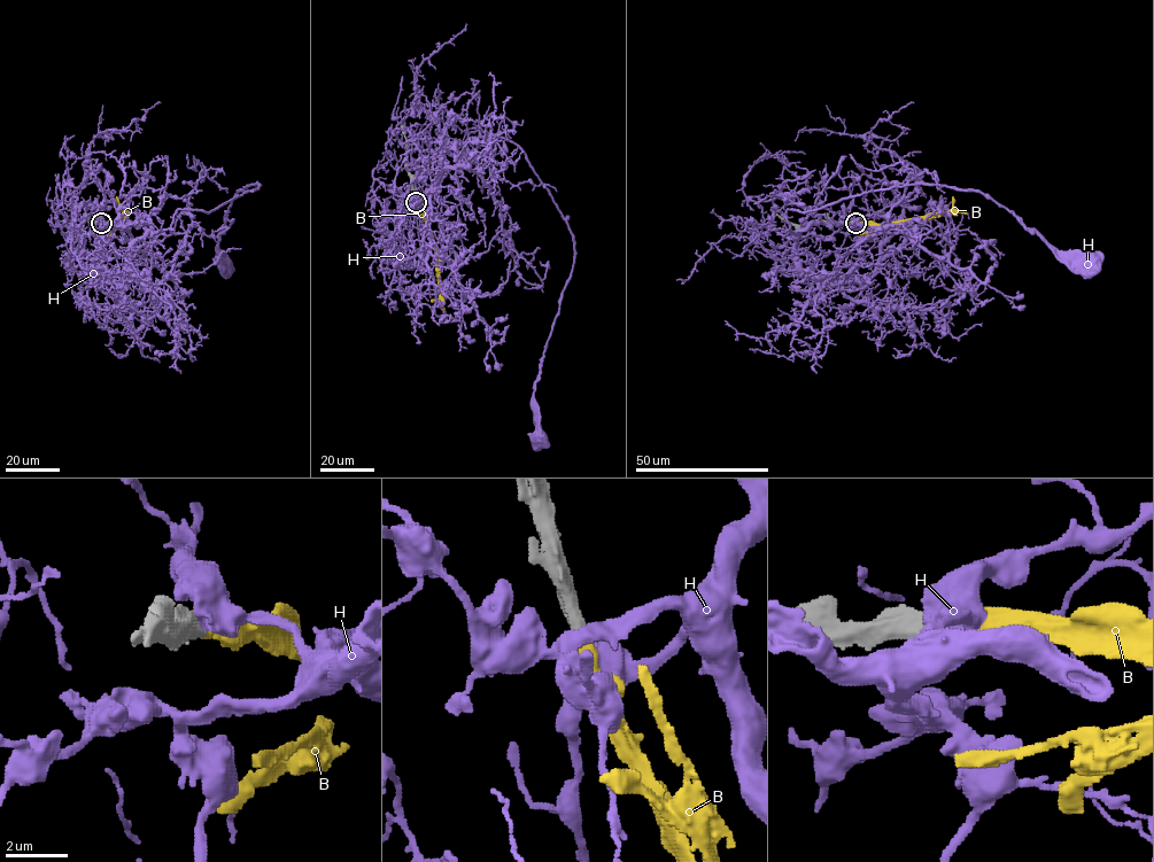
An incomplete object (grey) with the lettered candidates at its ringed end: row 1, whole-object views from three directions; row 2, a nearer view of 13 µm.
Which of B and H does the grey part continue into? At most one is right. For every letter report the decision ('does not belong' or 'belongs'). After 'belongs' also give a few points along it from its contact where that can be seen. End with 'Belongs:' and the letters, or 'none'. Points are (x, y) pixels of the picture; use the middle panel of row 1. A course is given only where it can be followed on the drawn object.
B: belongs; course (416, 202), (433, 242), (444, 313)
H: does not belong
Belongs: B

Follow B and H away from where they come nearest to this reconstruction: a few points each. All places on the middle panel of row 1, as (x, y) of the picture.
B: (416, 202), (433, 242), (444, 313)
H: (416, 202), (466, 154), (466, 142), (492, 133), (524, 154), (566, 223), (573, 270), (535, 383), (536, 436)

